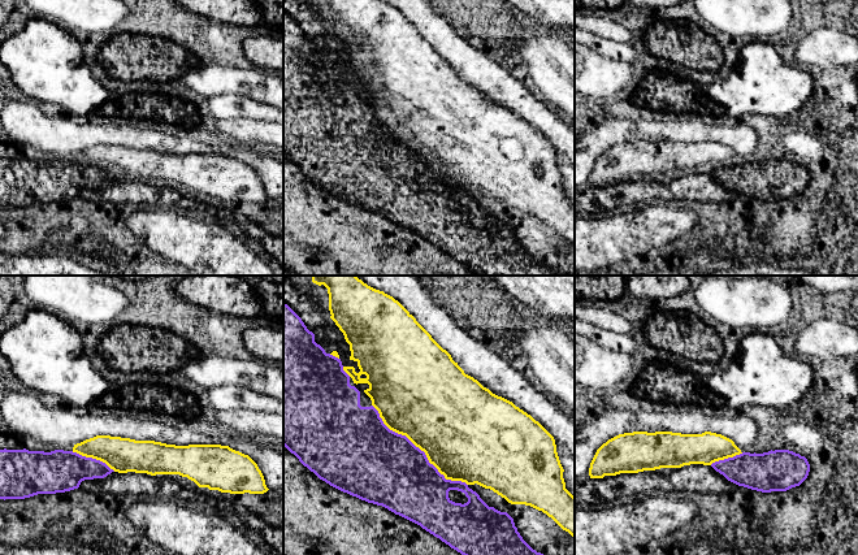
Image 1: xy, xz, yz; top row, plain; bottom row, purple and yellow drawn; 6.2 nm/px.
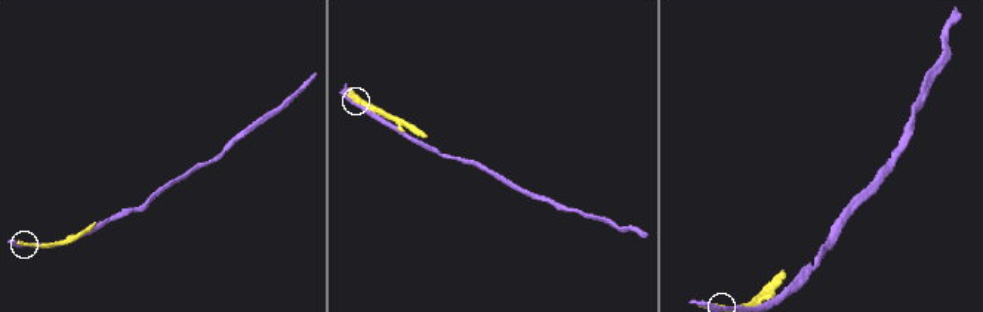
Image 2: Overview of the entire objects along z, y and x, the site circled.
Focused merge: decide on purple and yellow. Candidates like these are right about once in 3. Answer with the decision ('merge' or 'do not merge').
do not merge

